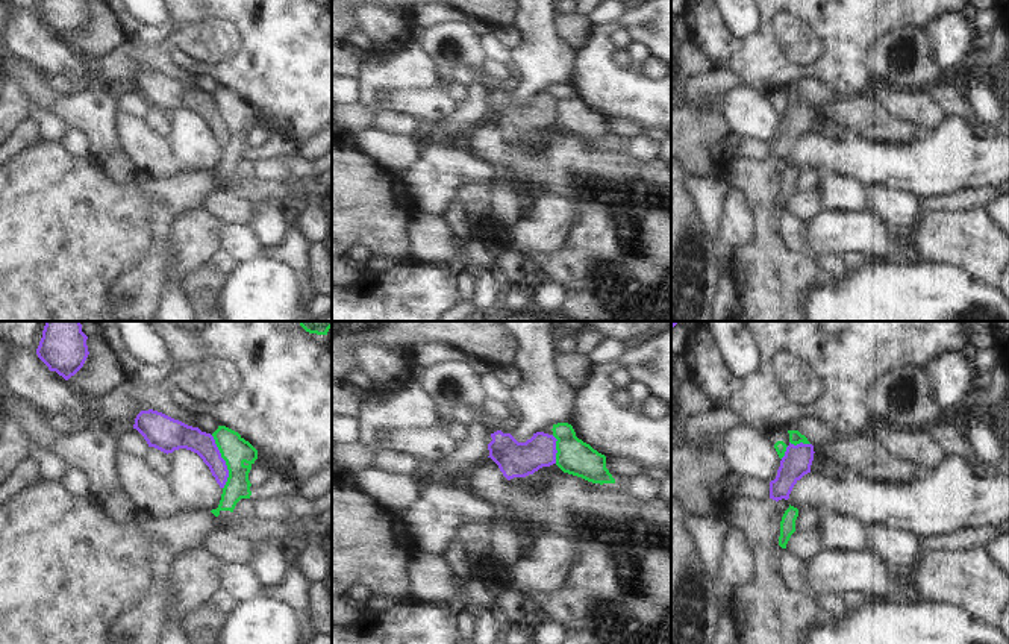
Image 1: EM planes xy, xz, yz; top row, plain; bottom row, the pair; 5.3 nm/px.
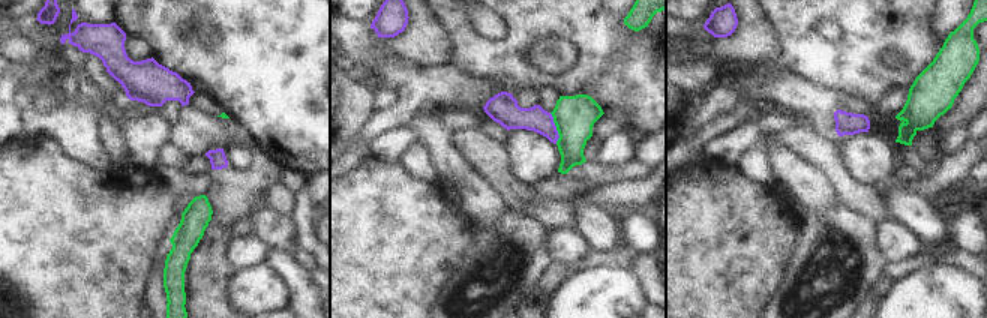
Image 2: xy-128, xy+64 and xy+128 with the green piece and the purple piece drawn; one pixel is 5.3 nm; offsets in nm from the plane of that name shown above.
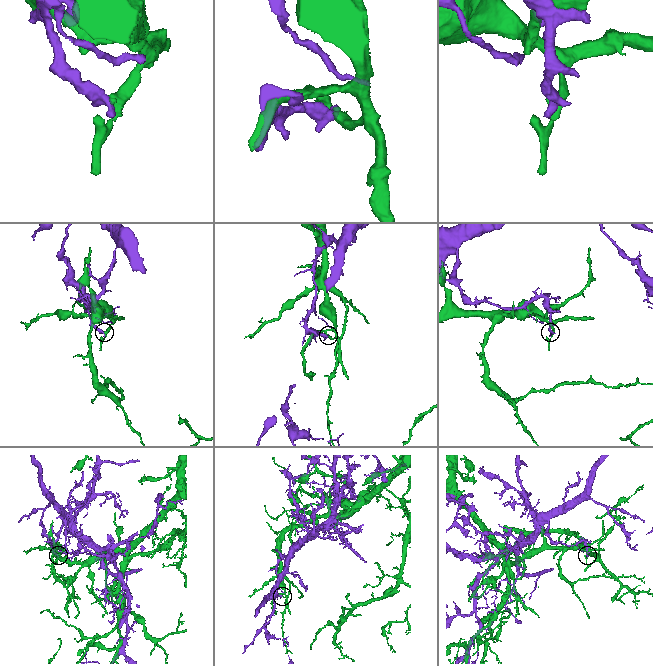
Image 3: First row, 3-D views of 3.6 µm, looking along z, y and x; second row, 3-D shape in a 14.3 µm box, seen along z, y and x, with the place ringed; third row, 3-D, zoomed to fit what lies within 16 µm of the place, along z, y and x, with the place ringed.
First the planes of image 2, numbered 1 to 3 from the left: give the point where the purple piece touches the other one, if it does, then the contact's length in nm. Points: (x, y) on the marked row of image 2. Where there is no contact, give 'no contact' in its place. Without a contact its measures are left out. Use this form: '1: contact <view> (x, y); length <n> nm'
1: no contact
2: contact xy+64 (557, 128); length 170 nm
3: no contact

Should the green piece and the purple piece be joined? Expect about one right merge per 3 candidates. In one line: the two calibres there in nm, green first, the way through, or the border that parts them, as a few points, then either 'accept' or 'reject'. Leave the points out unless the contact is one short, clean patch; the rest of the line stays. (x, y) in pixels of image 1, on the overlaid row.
160/130 nm | reject

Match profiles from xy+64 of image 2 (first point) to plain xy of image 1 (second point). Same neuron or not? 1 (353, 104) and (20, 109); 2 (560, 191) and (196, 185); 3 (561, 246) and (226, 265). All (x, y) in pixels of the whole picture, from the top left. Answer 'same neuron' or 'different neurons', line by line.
1: same neuron
2: same neuron
3: different neurons

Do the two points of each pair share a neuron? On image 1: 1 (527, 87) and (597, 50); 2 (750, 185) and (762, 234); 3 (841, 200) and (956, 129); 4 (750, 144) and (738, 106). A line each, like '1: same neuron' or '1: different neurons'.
1: different neurons
2: same neuron
3: different neurons
4: different neurons

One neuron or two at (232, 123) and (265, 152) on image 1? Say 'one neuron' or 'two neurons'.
one neuron

